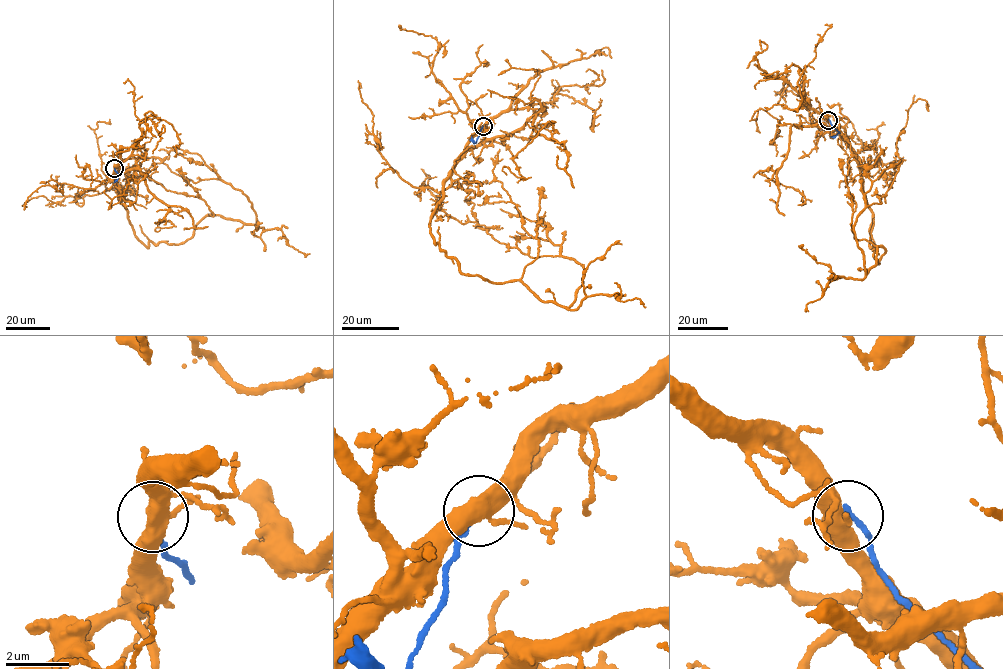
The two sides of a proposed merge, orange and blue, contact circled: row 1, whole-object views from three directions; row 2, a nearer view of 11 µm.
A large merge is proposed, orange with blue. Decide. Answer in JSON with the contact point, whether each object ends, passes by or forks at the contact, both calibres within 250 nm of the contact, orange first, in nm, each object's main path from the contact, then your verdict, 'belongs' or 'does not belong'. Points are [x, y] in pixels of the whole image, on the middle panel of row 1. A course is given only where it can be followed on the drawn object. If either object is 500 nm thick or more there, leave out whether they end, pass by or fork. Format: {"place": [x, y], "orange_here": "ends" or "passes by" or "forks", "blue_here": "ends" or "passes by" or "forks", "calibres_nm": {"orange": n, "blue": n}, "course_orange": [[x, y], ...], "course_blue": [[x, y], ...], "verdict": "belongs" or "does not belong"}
{"place": [483, 126], "orange_here": "forks", "blue_here": "ends", "calibres_nm": {"orange": 440, "blue": 150}, "course_orange": [[482, 126], [443, 183], [435, 243], [463, 273], [576, 300], [581, 264], [495, 240], [464, 201]], "course_blue": [[482, 127], [475, 143], [471, 137]], "verdict": "does not belong"}

